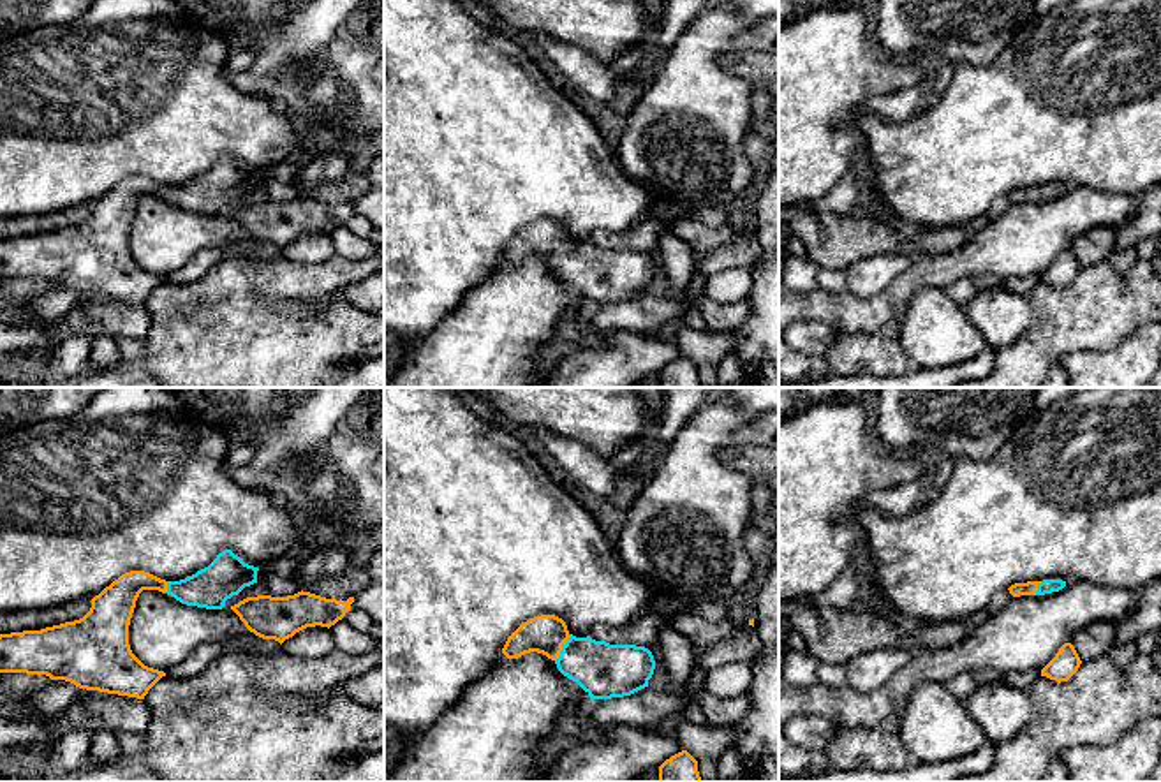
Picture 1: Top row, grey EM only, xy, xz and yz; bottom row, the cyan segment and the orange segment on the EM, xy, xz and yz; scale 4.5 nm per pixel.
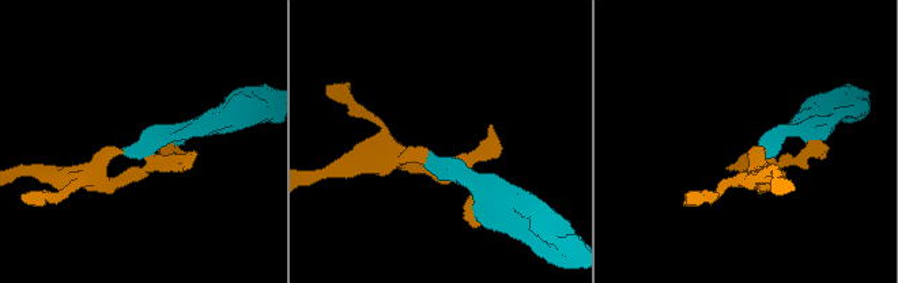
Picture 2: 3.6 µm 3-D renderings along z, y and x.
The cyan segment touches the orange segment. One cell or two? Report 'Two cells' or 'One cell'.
One cell

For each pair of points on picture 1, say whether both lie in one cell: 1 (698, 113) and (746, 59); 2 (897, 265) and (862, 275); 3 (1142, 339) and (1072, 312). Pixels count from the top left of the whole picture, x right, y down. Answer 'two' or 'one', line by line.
1: two
2: one
3: two

